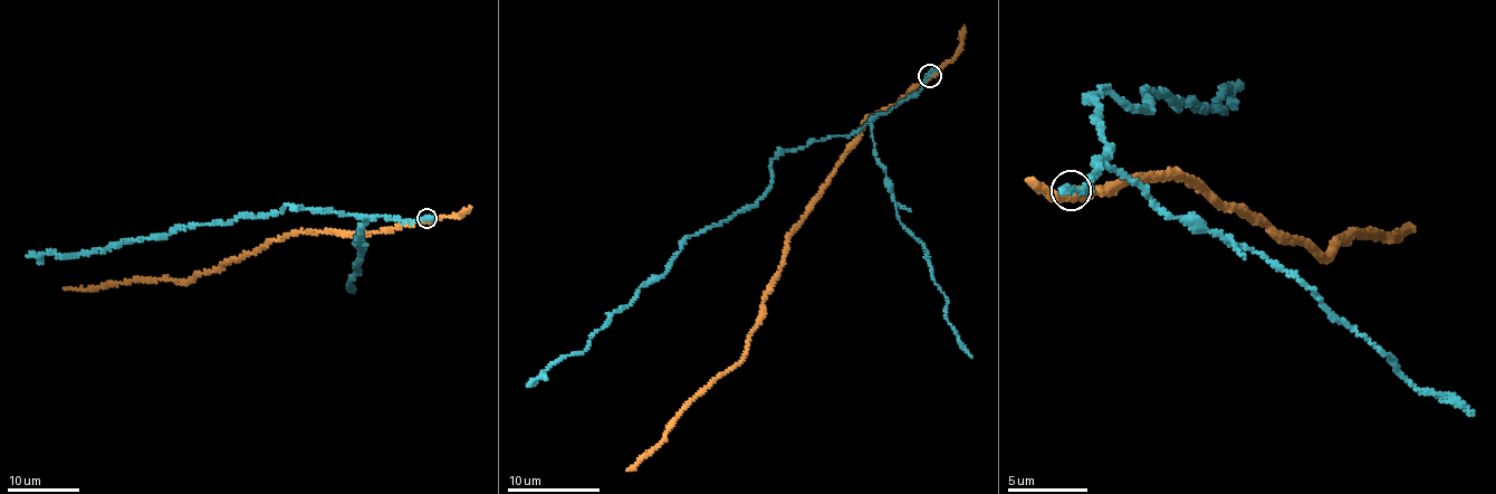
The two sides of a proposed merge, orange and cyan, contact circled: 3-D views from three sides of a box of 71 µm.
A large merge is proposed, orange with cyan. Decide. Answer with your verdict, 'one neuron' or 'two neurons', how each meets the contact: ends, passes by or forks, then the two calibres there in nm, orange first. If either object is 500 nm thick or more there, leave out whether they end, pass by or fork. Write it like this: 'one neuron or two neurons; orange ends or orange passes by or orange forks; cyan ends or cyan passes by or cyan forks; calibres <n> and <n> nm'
two neurons; orange passes by; cyan ends; calibres 300 and 320 nm

